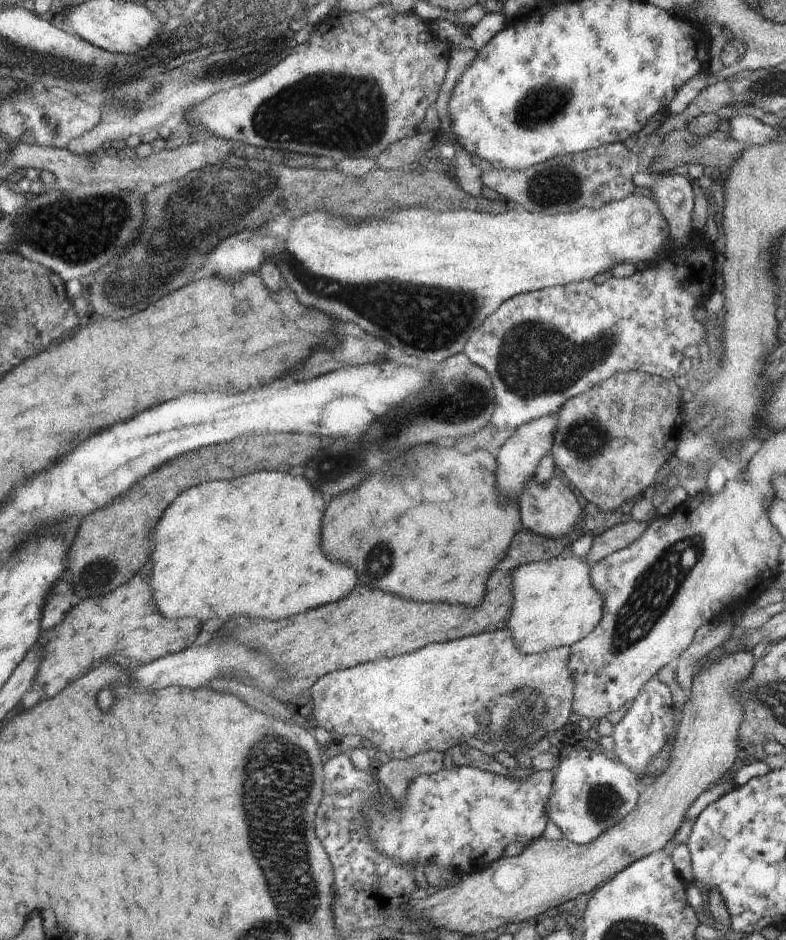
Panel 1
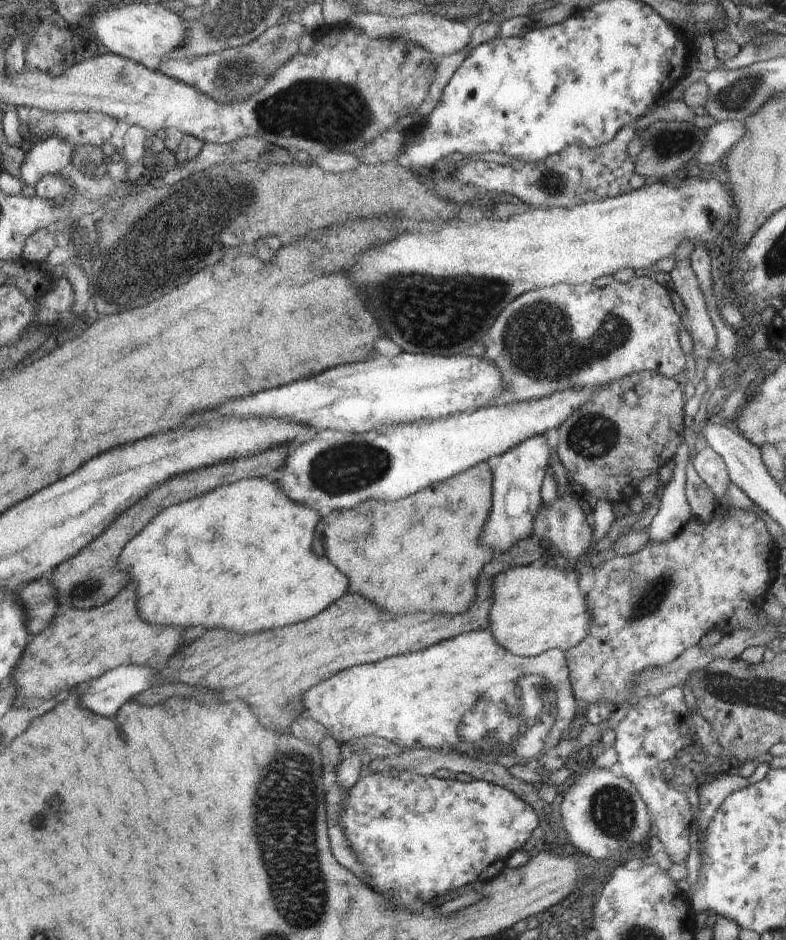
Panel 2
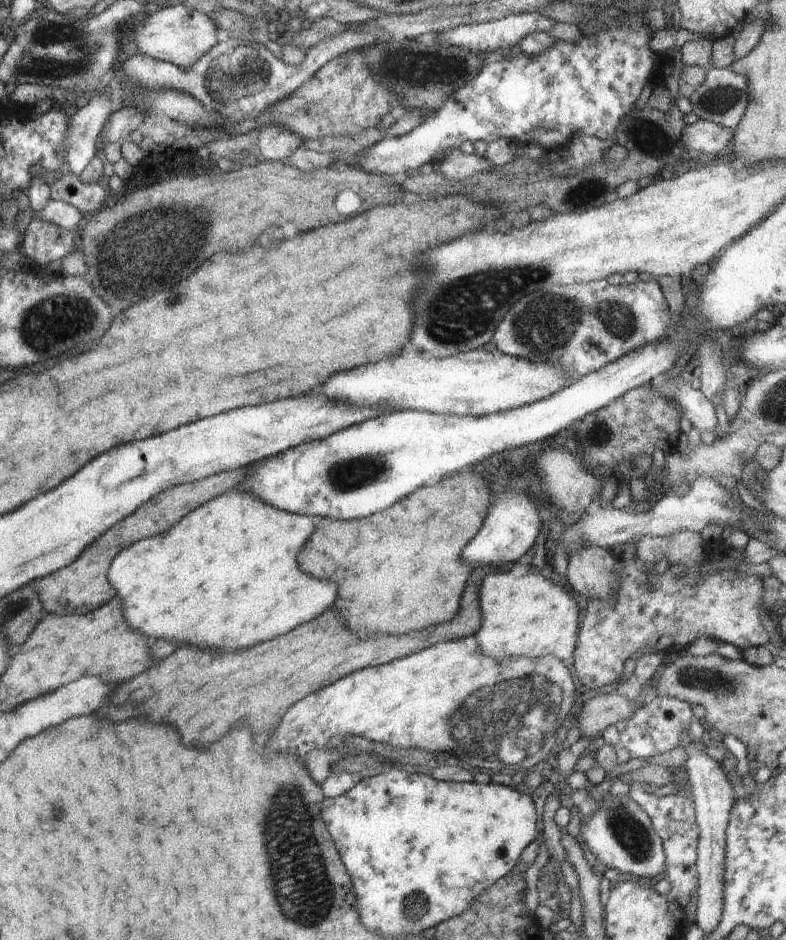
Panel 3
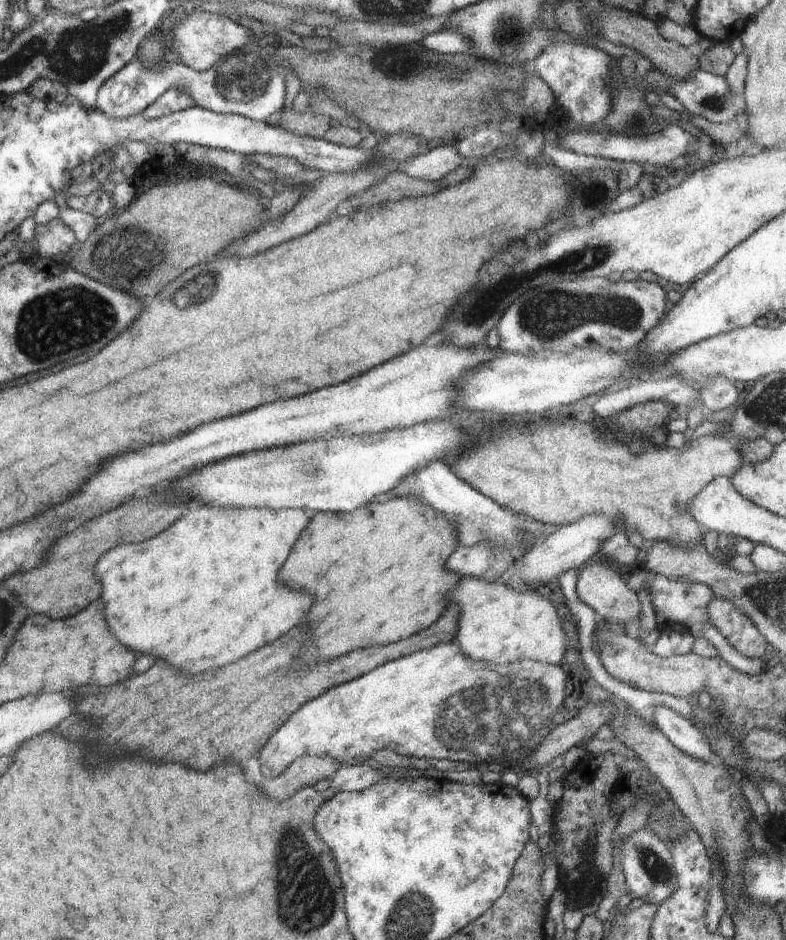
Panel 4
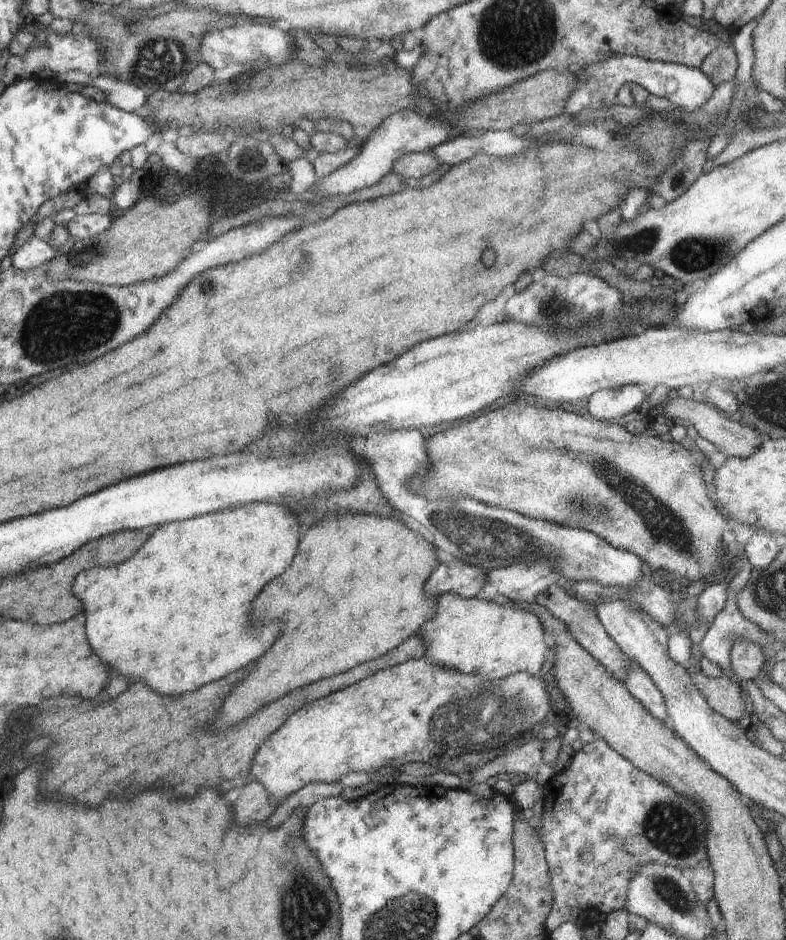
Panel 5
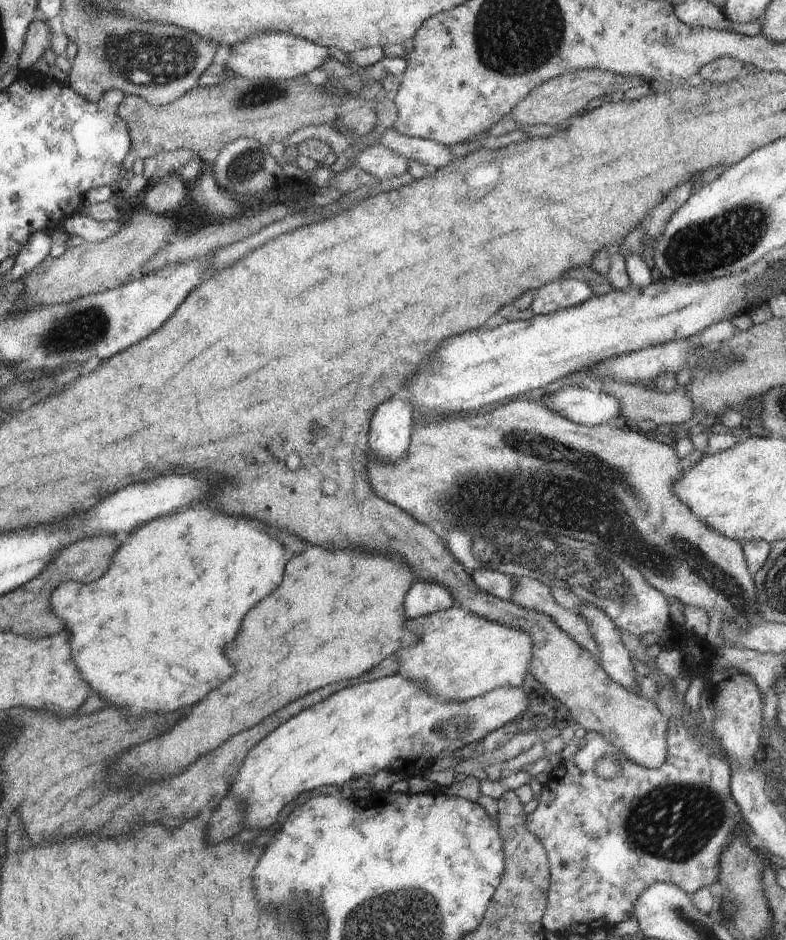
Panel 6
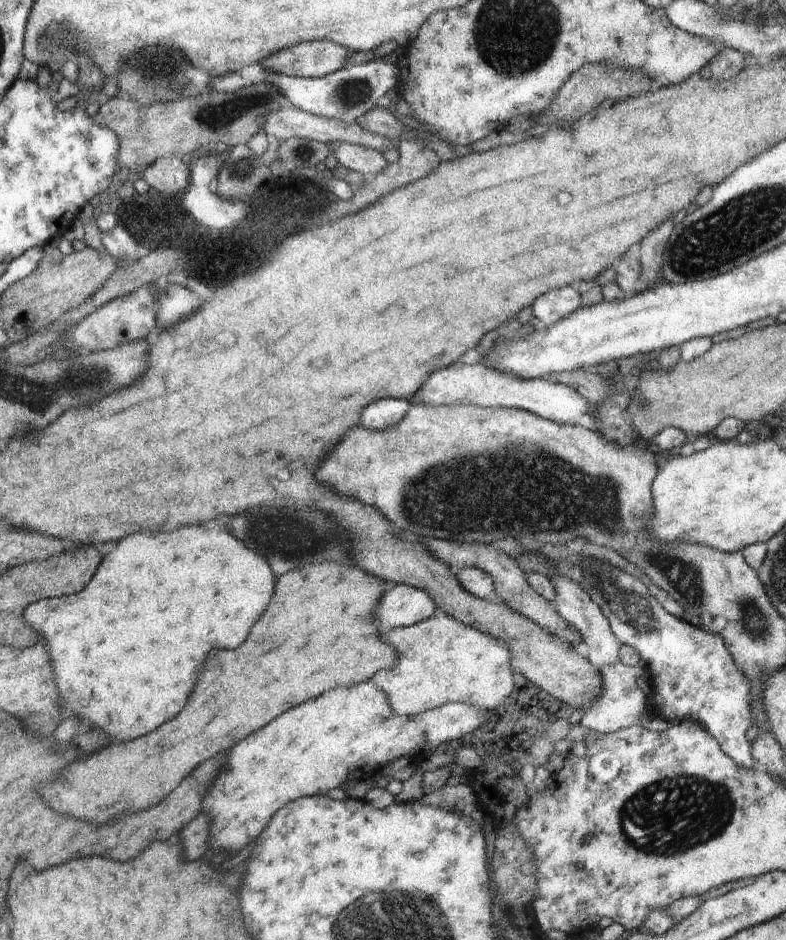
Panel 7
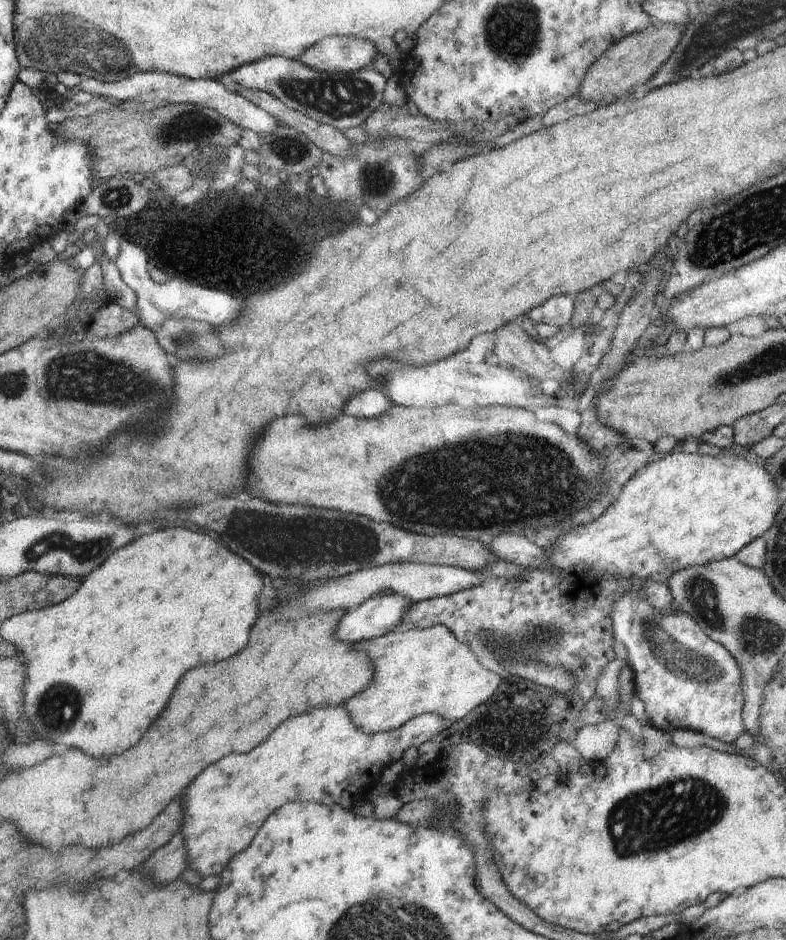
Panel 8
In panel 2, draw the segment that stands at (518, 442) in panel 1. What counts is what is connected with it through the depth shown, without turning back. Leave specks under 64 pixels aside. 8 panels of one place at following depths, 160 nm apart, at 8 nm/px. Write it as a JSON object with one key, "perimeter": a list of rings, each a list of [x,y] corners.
{"perimeter":[[[538,435],[512,447],[492,462],[492,506],[480,536],[480,542],[486,548],[495,553],[505,553],[534,534],[534,519],[541,509],[541,488],[546,476],[545,468],[550,458],[550,449],[543,435]]]}

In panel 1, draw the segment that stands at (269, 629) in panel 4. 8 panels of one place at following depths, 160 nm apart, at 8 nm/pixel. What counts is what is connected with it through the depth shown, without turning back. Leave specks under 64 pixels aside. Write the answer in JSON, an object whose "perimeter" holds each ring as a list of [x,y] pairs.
{"perimeter":[[[254,471],[232,480],[208,481],[180,492],[161,514],[153,531],[151,533],[148,531],[147,534],[149,560],[152,566],[152,598],[155,605],[161,614],[169,619],[194,617],[203,622],[210,620],[210,618],[234,619],[236,614],[242,614],[242,618],[245,619],[268,619],[276,624],[285,618],[346,598],[346,595],[354,590],[354,586],[358,582],[358,576],[354,574],[352,568],[331,561],[320,548],[320,524],[325,507],[325,500],[321,492],[319,493],[316,489],[313,489],[306,478],[302,475],[293,477],[289,473],[279,473],[278,471]]]}

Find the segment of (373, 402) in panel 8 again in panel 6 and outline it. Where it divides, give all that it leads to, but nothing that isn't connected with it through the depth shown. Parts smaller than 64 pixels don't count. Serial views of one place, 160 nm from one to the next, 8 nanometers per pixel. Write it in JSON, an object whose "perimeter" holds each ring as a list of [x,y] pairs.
{"perimeter":[[[402,395],[383,402],[372,415],[368,440],[372,454],[383,463],[404,457],[411,441],[413,406]]]}

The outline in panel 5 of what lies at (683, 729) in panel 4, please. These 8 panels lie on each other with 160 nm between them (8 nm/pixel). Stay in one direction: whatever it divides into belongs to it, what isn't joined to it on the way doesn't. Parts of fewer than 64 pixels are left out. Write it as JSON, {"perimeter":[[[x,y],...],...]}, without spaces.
{"perimeter":[[[632,661],[627,668],[623,685],[632,697],[646,707],[647,712],[650,711],[650,714],[653,714],[654,718],[657,718],[662,724],[670,726],[662,693],[648,673],[635,661]]]}

